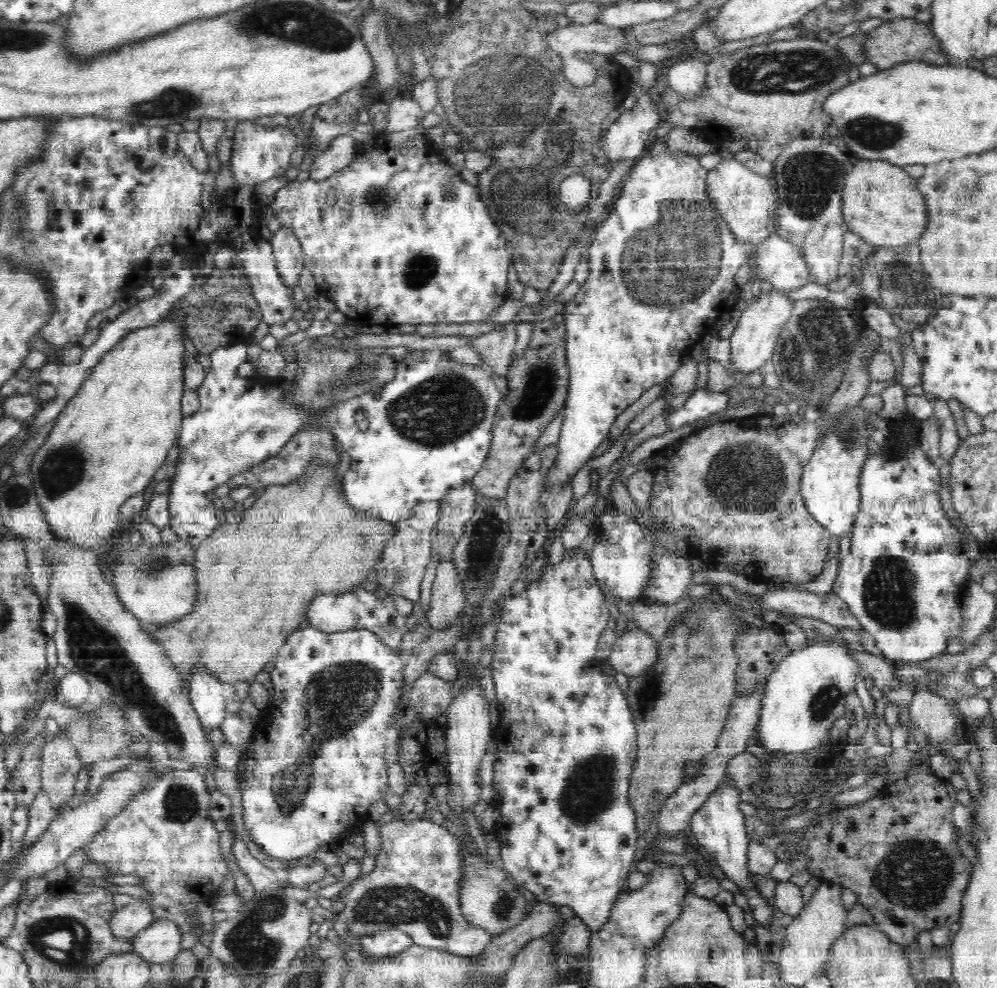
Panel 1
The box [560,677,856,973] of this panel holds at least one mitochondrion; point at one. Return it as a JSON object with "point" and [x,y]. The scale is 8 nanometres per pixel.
{"point":[819,767]}

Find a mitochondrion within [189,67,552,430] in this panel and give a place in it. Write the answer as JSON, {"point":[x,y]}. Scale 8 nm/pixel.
{"point":[325,377]}

